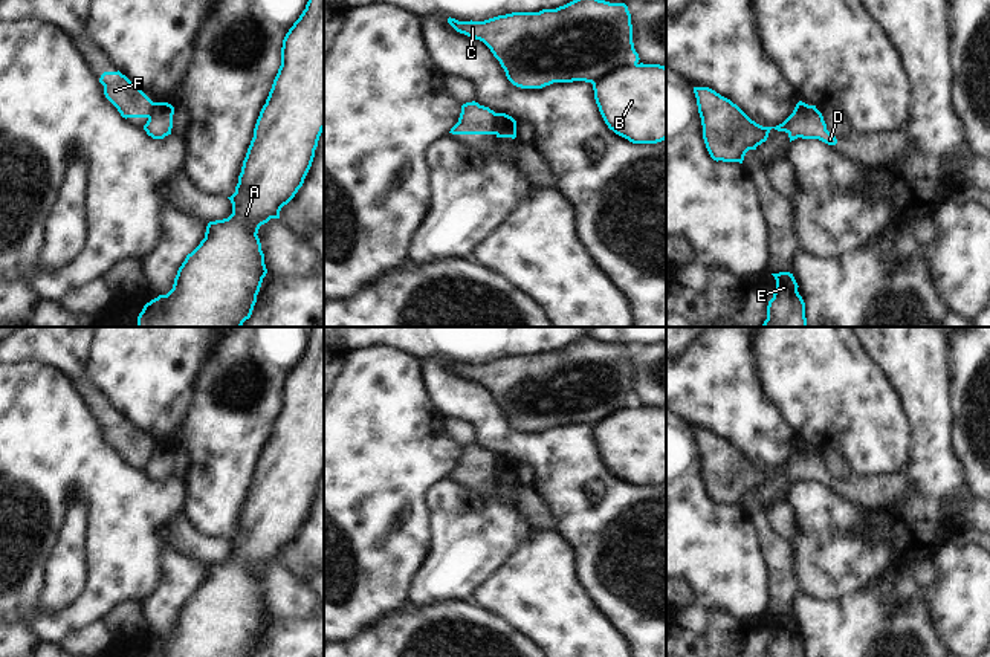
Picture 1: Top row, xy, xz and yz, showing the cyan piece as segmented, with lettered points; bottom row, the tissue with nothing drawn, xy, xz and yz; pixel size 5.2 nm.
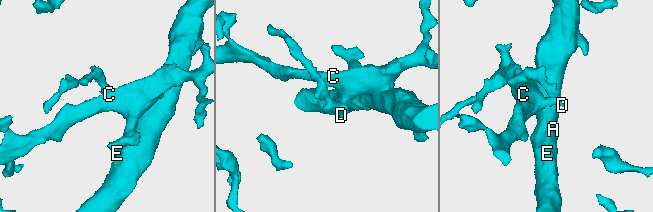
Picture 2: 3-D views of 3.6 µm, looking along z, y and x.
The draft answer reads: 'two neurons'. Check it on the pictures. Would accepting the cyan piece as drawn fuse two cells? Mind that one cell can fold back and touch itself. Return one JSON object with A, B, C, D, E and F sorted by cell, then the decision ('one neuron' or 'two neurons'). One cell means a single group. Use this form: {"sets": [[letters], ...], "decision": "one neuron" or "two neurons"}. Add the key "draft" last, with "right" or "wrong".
{"sets": [["A", "B", "C", "D", "E"], ["F"]], "decision": "two neurons", "draft": "right"}

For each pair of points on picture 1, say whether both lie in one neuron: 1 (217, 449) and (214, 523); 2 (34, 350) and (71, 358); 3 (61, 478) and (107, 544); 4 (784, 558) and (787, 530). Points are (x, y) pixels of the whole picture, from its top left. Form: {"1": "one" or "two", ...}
{"1": "one", "2": "one", "3": "one", "4": "two"}

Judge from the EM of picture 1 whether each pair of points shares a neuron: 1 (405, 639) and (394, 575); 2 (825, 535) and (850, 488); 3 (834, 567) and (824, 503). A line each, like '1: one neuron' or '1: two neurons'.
1: two neurons
2: two neurons
3: one neuron

